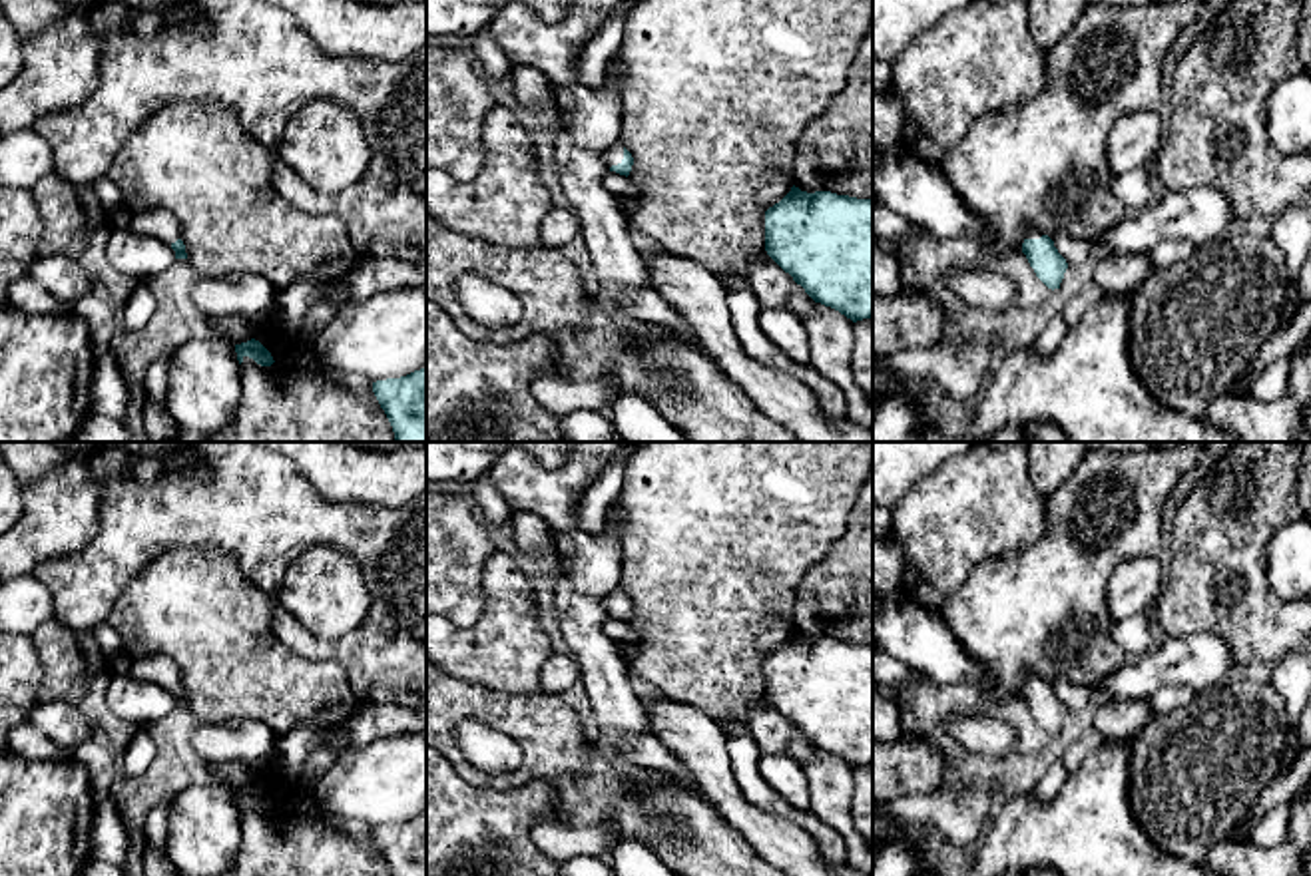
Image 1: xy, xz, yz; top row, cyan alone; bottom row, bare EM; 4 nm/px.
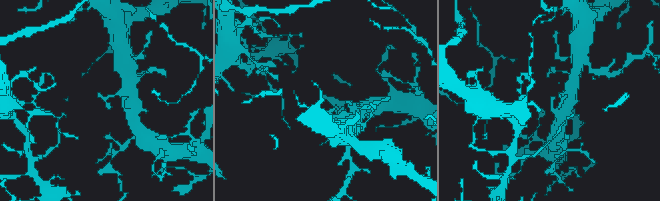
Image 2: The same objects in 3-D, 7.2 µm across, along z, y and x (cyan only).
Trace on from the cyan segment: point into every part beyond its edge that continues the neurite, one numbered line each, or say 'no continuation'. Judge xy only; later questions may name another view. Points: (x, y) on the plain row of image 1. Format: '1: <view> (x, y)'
1: xy (158, 669)

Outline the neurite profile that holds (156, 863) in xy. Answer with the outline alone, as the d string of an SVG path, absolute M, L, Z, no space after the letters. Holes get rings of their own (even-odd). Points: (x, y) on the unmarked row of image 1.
M147 844L143 854L145 876L179 876L169 858Z

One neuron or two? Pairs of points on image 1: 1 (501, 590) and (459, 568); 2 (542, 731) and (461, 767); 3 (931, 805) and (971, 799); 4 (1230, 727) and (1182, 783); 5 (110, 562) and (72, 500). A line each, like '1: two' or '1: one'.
1: two
2: one
3: one
4: one
5: two

